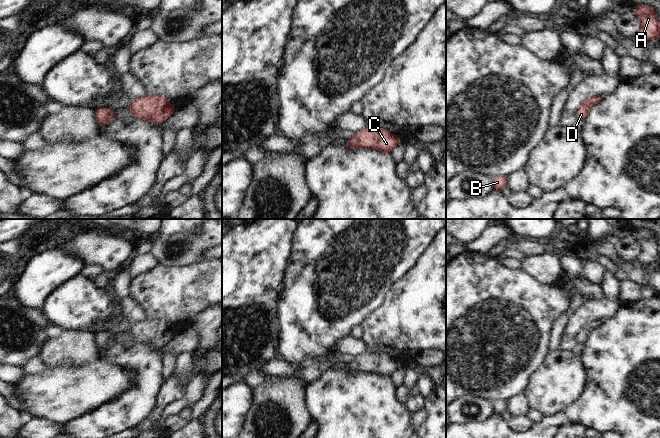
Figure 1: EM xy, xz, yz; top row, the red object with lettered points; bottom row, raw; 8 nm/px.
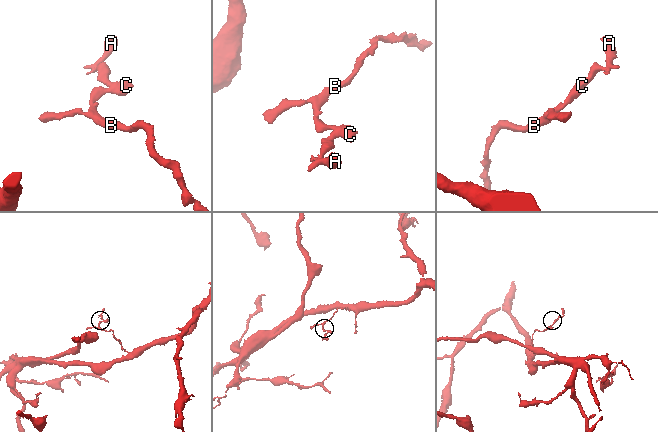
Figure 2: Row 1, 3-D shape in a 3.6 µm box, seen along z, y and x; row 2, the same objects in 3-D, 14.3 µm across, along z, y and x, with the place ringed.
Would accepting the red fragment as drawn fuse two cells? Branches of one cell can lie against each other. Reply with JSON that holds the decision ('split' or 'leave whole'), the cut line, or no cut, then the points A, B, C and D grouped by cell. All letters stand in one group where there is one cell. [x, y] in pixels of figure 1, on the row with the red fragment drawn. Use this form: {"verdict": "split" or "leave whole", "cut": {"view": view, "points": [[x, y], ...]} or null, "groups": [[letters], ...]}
{"verdict": "leave whole", "cut": null, "groups": [["A", "B", "C", "D"]]}

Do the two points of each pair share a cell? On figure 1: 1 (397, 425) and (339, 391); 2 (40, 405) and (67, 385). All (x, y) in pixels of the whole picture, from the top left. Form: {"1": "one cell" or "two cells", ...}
{"1": "one cell", "2": "one cell"}

